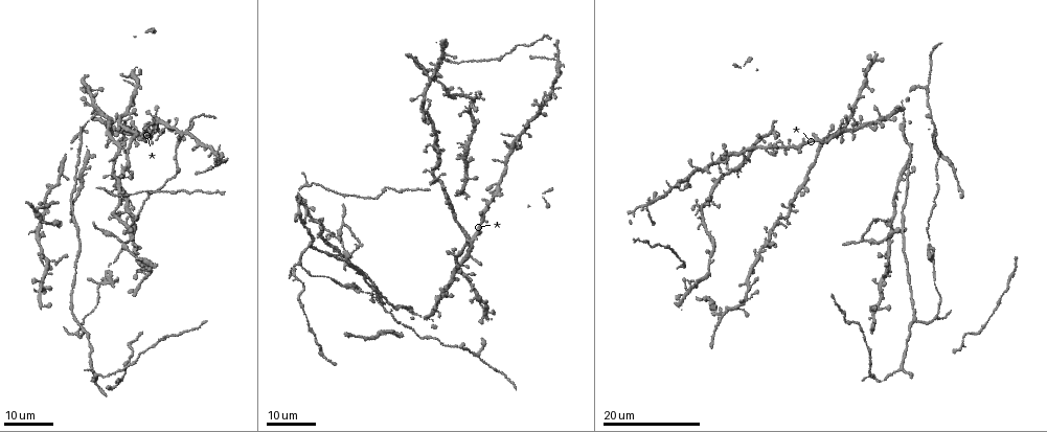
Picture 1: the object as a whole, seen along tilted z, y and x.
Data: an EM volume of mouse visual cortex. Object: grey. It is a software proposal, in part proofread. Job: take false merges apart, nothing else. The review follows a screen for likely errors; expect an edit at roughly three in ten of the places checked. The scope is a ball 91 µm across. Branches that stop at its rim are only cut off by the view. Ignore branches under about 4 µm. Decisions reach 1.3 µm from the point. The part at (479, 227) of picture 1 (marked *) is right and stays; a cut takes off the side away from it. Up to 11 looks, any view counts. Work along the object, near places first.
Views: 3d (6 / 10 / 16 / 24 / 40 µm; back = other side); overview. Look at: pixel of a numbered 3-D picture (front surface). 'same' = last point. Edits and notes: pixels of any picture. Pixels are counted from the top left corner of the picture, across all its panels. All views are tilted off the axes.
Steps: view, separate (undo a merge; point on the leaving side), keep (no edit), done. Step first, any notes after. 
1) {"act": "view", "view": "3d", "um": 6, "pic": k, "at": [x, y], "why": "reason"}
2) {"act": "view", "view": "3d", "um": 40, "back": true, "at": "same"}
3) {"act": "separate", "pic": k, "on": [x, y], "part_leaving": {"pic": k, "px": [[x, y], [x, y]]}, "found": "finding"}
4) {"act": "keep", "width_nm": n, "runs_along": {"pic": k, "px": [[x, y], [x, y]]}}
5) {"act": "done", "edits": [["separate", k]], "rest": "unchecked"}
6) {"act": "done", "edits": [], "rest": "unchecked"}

{"act": "view", "view": "3d", "um": 16, "pic": 1, "at": [468, 243], "why": "arms part here"}

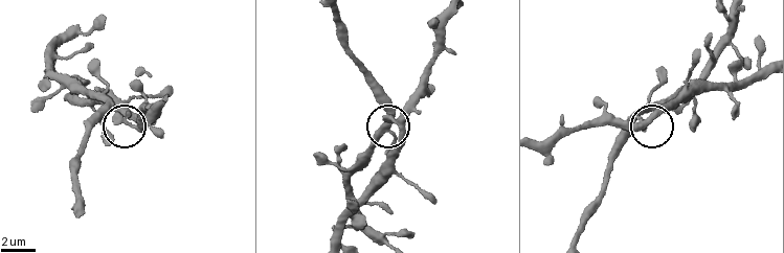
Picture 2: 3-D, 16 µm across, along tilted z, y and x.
{"act": "view", "view": "3d", "um": 10, "pic": 2, "at": [398, 123], "why": "closer look"}

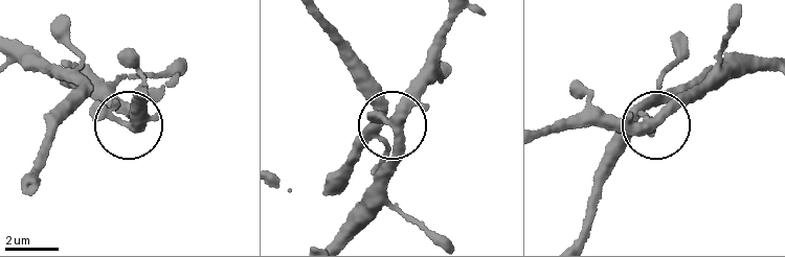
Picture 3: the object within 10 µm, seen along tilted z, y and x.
{"act": "keep", "runs_along": {"pic": 3, "px": [[436, 45], [425, 76], [387, 123], [375, 97]]}, "found": "all the same neuron"}

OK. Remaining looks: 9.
{"act": "view", "view": "3d", "um": 16, "pic": 1, "at": [359, 244], "why": "a narrow waist"}

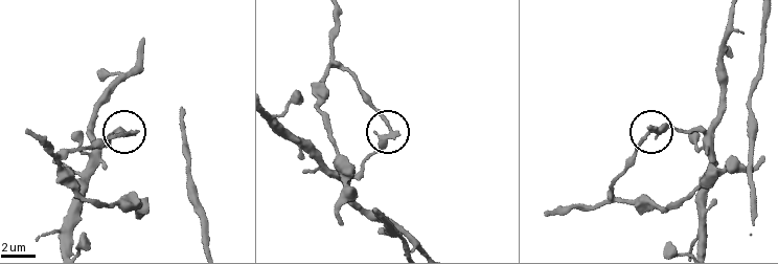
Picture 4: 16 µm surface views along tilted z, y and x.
{"act": "view", "view": "3d", "um": 10, "pic": 4, "at": [646, 138]}

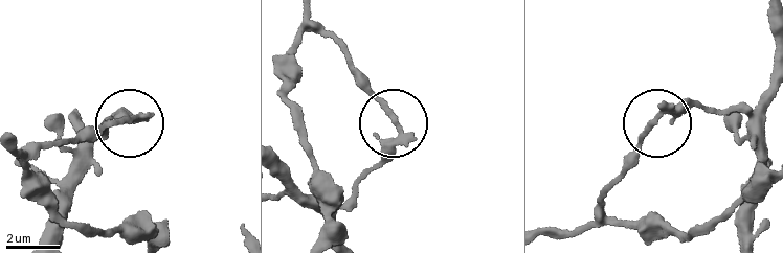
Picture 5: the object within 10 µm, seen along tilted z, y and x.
{"act": "separate", "pic": 5, "on": [114, 124], "width_nm": 220, "part_leaving": {"pic": 5, "px": [[679, 112], [660, 112], [649, 121], [593, 223], [544, 235]]}, "found": "a second neuron is stuck on"}

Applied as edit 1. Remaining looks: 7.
{"act": "view", "view": "overview"}

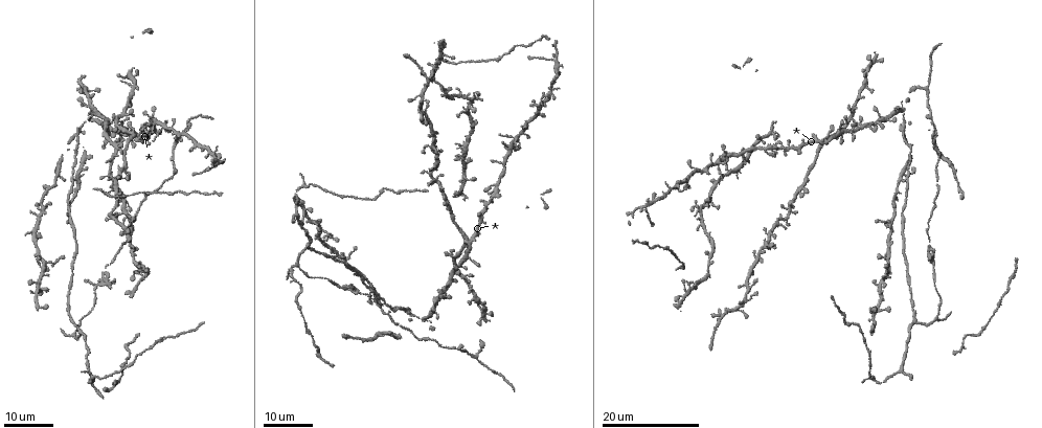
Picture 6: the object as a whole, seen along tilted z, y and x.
{"act": "view", "view": "3d", "um": 24, "pic": 6, "at": [46, 263]}

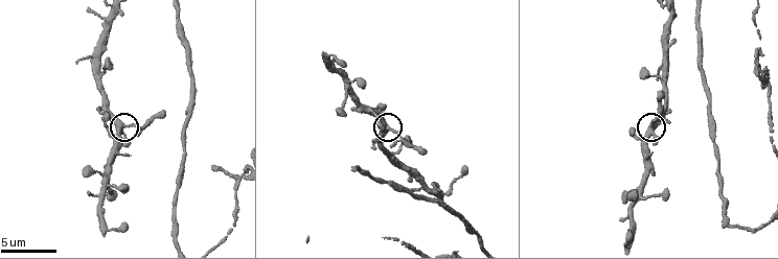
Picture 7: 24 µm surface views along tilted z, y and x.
{"act": "view", "view": "3d", "um": 10, "pic": 7, "at": [126, 125]}

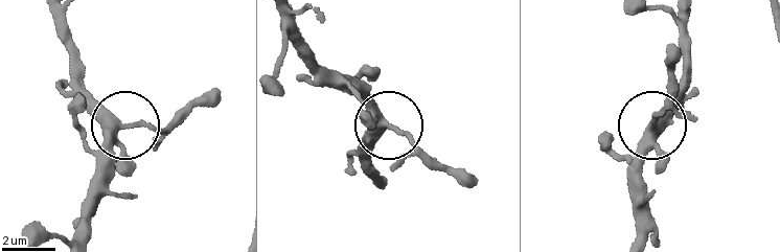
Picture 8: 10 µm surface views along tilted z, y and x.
{"act": "view", "view": "3d", "um": 6, "pic": 8, "at": [388, 127], "why": "zoom in"}

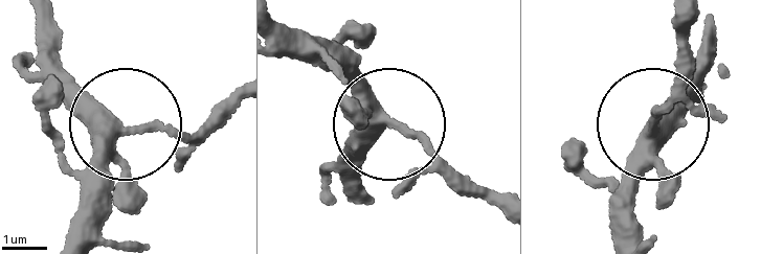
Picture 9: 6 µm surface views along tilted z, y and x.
{"act": "keep", "runs_along": {"pic": 9, "px": [[703, 71], [654, 124], [676, 77]]}, "found": "all the same neuron"}

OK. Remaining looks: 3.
{"act": "view", "view": "3d", "um": 10, "pic": 7, "at": [731, 224]}

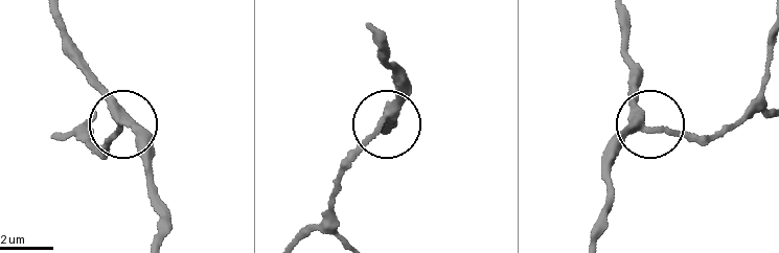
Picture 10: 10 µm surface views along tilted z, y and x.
{"act": "view", "view": "3d", "um": 10, "back": true, "pic": 10, "at": [384, 121]}

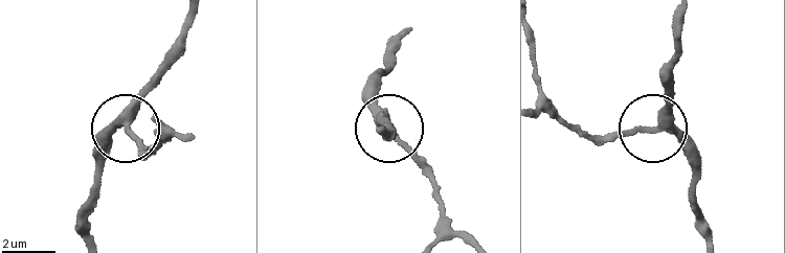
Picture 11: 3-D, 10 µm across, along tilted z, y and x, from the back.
{"act": "keep", "width_nm": 280, "runs_along": {"pic": 11, "px": [[686, 17], [672, 98], [656, 124], [698, 151]]}, "found": "continuous, no second neuron"}

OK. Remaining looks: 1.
{"act": "view", "view": "3d", "um": 10, "pic": 7, "at": [768, 83], "why": "sudden change in width"}

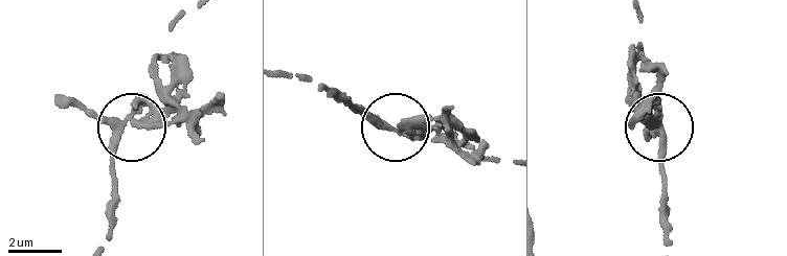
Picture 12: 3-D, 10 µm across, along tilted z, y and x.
{"act": "separate", "pic": 12, "on": [166, 90], "width_nm": 230, "part_leaving": {"pic": 12, "px": [[145, 108], [201, 108], [224, 97]]}, "found": "two neurons meet here"}

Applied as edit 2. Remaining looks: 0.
{"act": "done", "edits": [["separate", 5], ["separate", 12]], "rest": "unchecked"}

